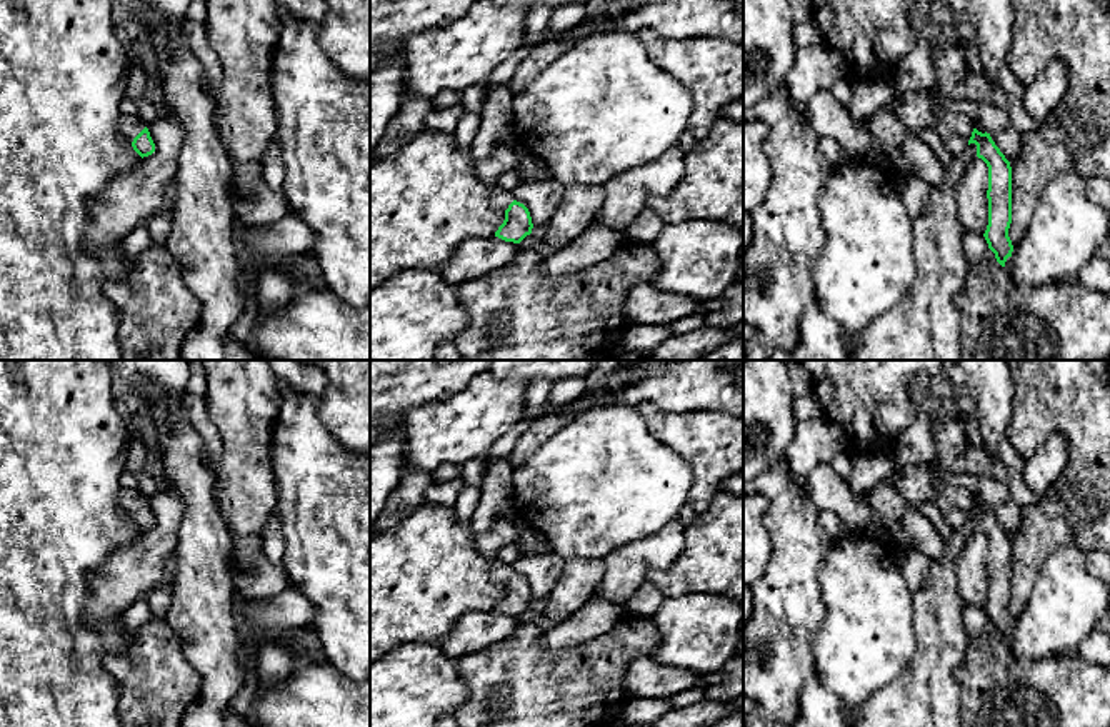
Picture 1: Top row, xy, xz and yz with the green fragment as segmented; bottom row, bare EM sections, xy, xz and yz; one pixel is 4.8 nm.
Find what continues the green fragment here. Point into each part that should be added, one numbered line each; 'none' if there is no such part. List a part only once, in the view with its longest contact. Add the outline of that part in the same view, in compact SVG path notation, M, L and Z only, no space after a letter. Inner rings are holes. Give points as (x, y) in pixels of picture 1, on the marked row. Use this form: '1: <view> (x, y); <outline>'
1: xy (129, 127); M120 113L117 122L117 132L127 145L132 145L133 138L145 128L143 122L137 115Z

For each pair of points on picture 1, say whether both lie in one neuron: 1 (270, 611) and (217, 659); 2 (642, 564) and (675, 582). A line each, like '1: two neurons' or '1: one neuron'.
1: two neurons
2: two neurons

